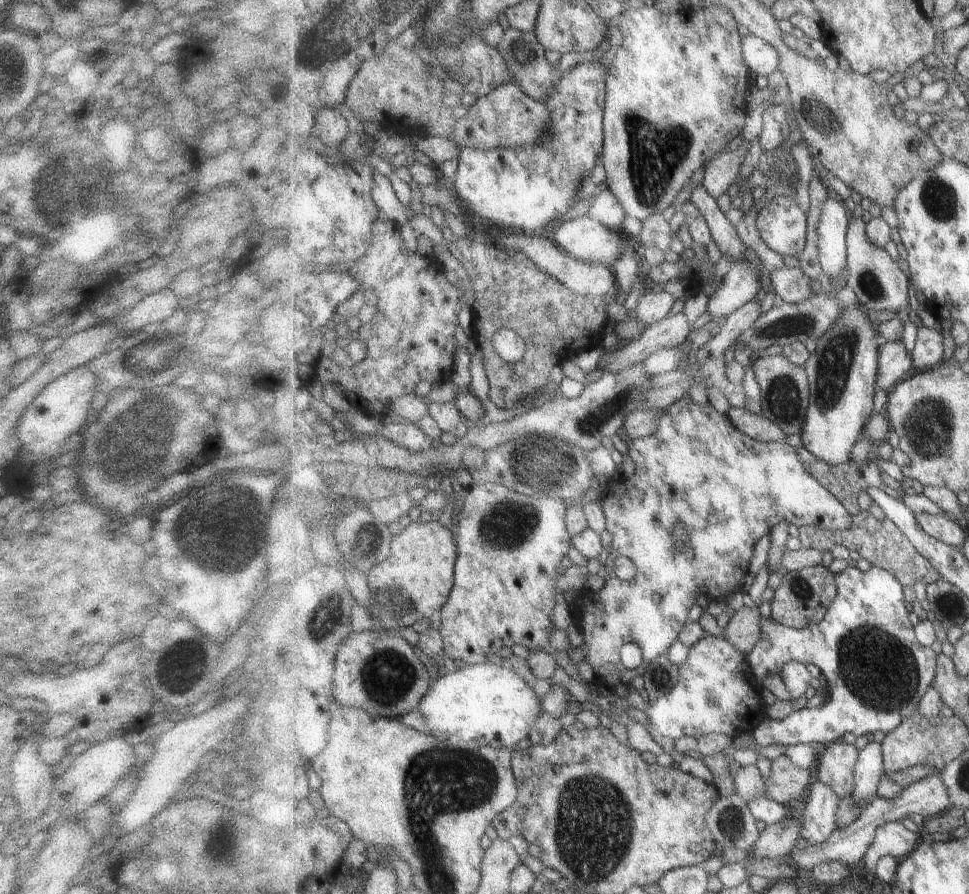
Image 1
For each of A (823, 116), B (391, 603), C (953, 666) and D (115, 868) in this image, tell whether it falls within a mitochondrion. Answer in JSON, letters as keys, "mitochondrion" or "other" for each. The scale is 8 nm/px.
{"A":"mitochondrion","B":"mitochondrion","C":"other","D":"other"}

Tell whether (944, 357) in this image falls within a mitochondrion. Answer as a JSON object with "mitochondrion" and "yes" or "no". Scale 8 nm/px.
{"mitochondrion":"no"}

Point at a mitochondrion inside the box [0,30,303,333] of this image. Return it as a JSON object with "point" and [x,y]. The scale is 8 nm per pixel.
{"point":[58,191]}

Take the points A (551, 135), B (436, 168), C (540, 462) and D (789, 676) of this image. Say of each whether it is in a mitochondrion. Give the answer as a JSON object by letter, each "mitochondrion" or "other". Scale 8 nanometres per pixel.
{"A":"mitochondrion","B":"other","C":"mitochondrion","D":"other"}

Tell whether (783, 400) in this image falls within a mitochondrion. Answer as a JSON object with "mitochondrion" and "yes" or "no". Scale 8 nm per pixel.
{"mitochondrion":"yes"}

